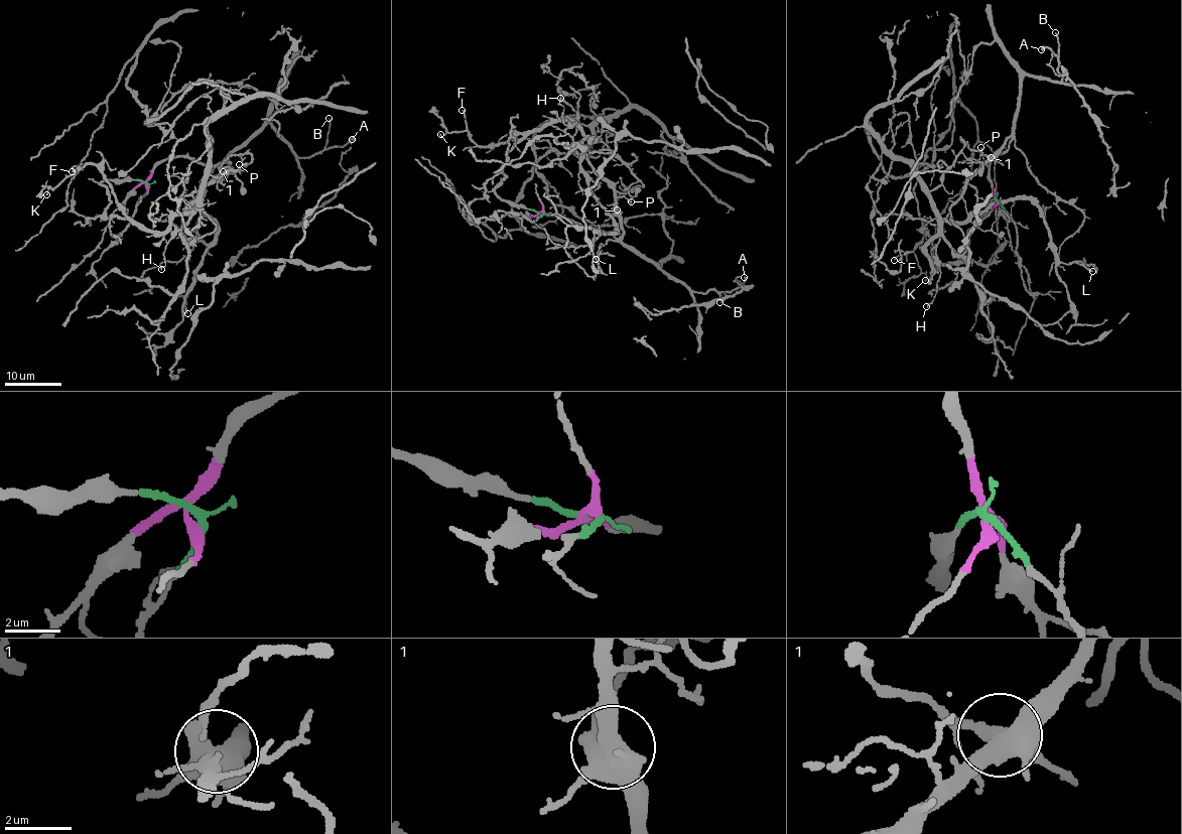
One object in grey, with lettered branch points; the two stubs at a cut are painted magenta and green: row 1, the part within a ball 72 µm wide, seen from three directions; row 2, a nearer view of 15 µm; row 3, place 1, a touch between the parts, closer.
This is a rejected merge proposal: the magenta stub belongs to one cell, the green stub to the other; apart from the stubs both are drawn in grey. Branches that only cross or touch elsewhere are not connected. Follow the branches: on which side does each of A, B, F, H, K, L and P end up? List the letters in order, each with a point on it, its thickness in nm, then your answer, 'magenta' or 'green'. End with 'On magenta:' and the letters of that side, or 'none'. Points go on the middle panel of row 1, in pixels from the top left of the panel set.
A: at (744, 277); 340 nm thick; magenta
B: at (719, 302); 140 nm thick; magenta
F: at (462, 110); 170 nm thick; green
H: at (560, 98); 110 nm thick; magenta
K: at (440, 134); 120 nm thick; green
L: at (596, 259); 190 nm thick; green
P: at (631, 201); 160 nm thick; magenta
On magenta: A, B, H, P

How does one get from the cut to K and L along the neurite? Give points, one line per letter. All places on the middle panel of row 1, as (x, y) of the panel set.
K: (542, 213), (510, 205), (495, 191), (508, 153), (523, 135), (485, 147), (463, 131), (440, 134)
L: (542, 213), (502, 200), (502, 169), (527, 135), (573, 121), (615, 228), (595, 234), (596, 259)

